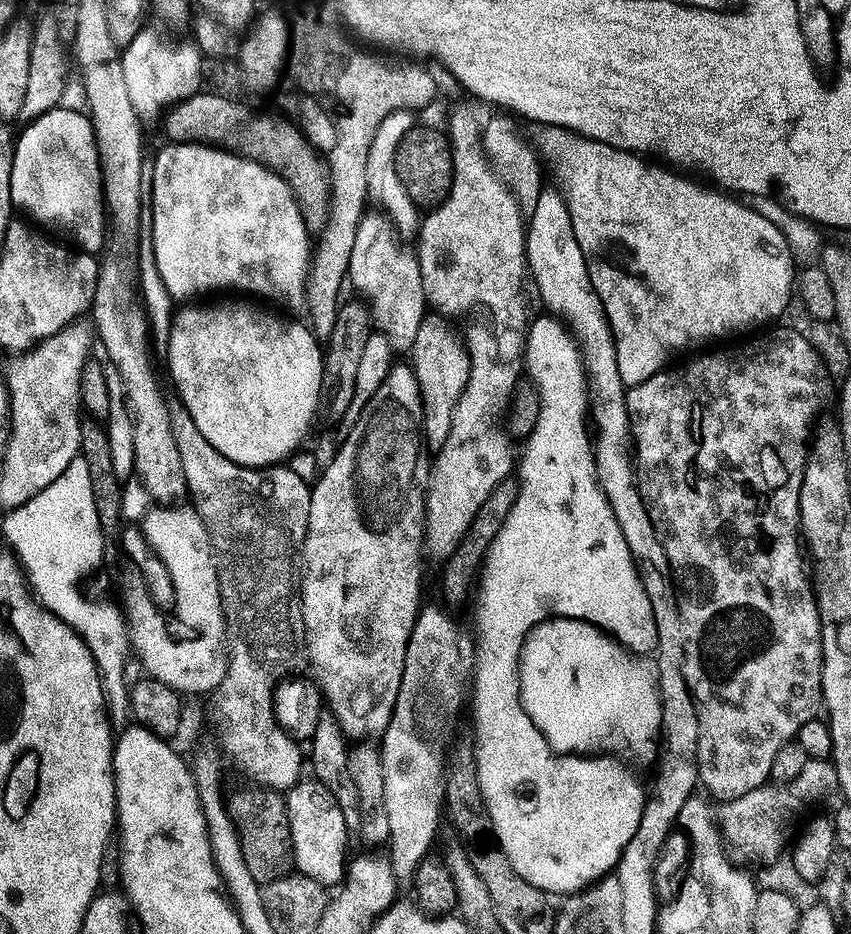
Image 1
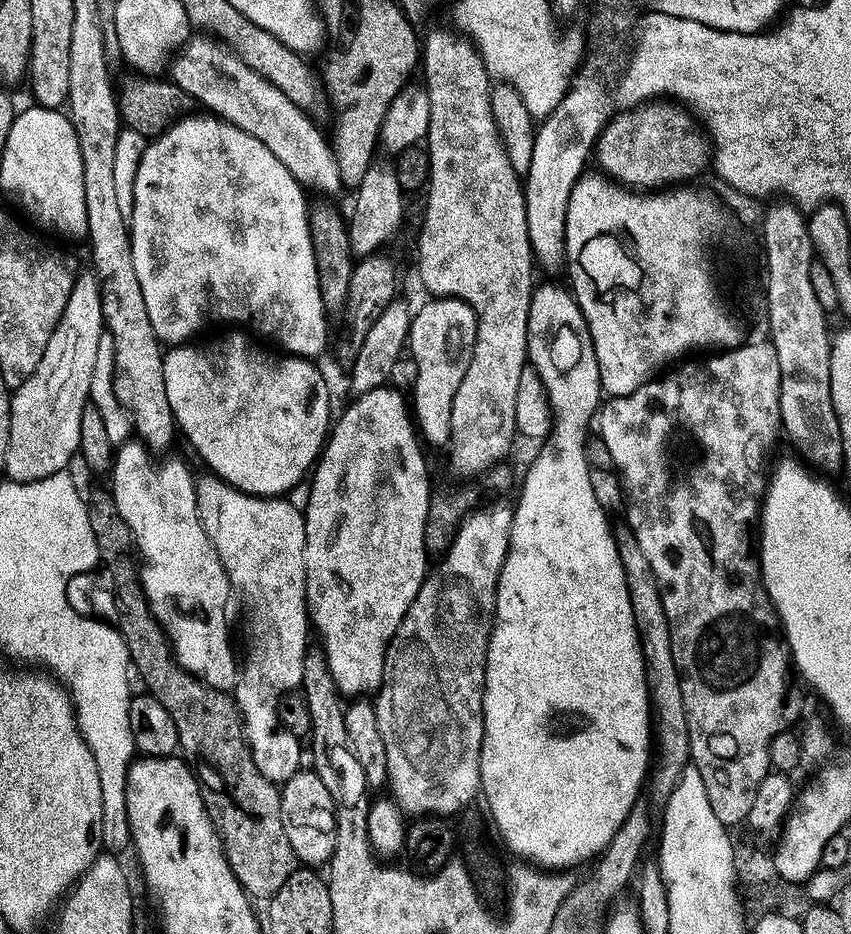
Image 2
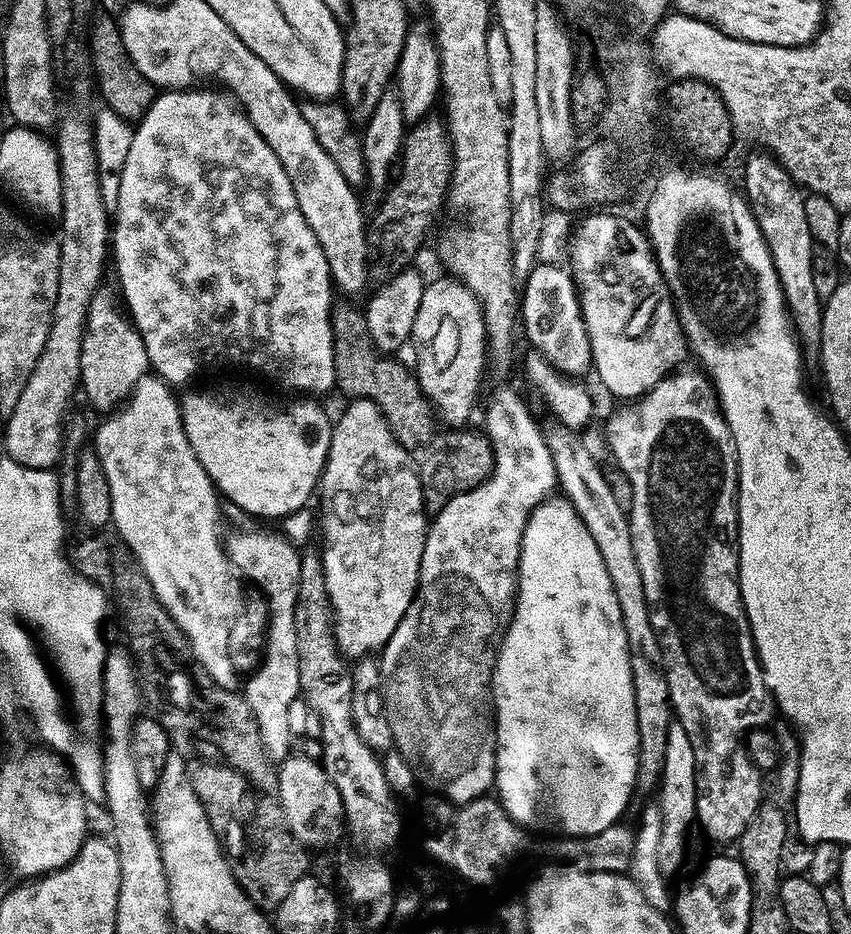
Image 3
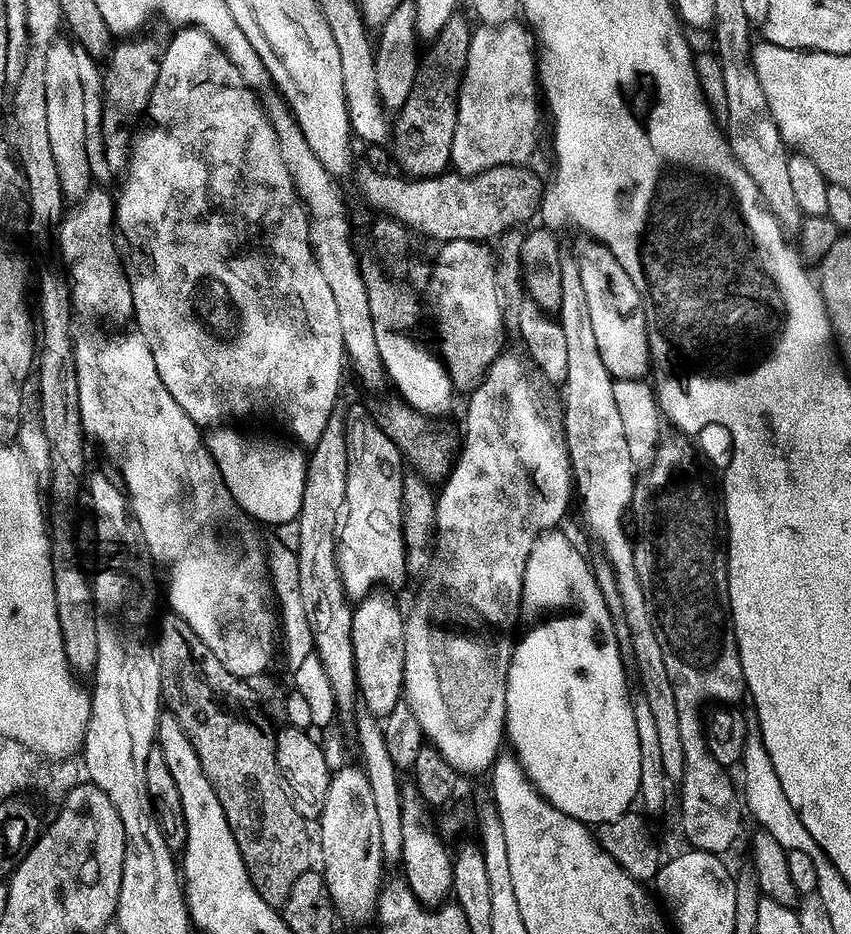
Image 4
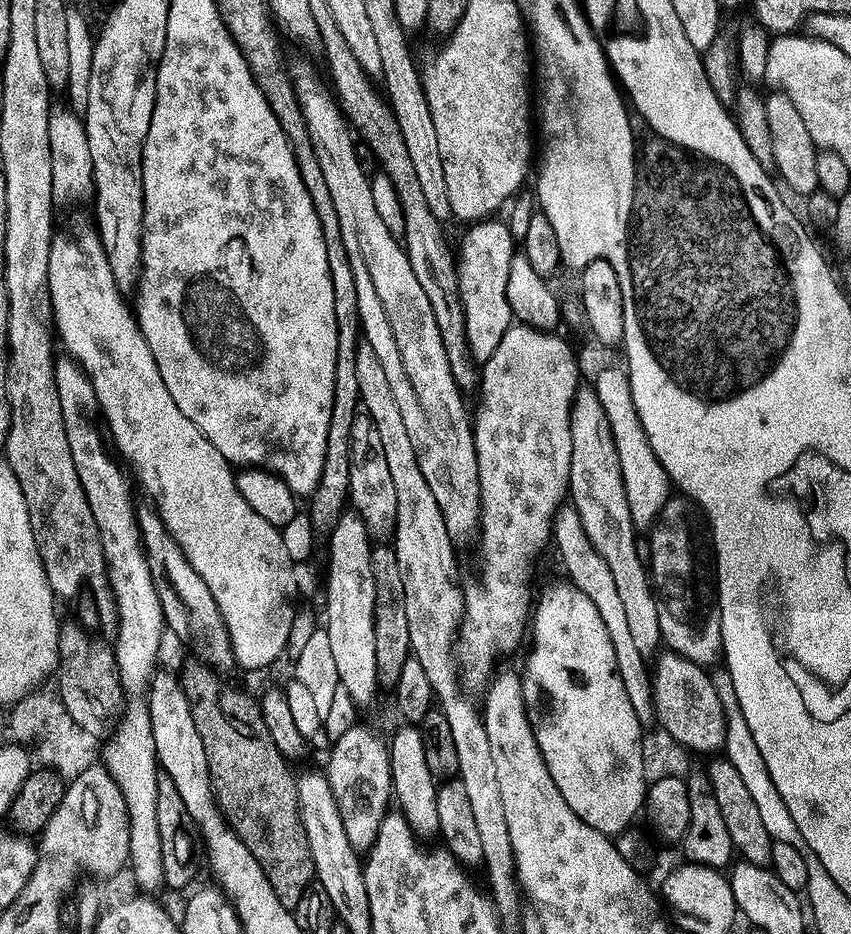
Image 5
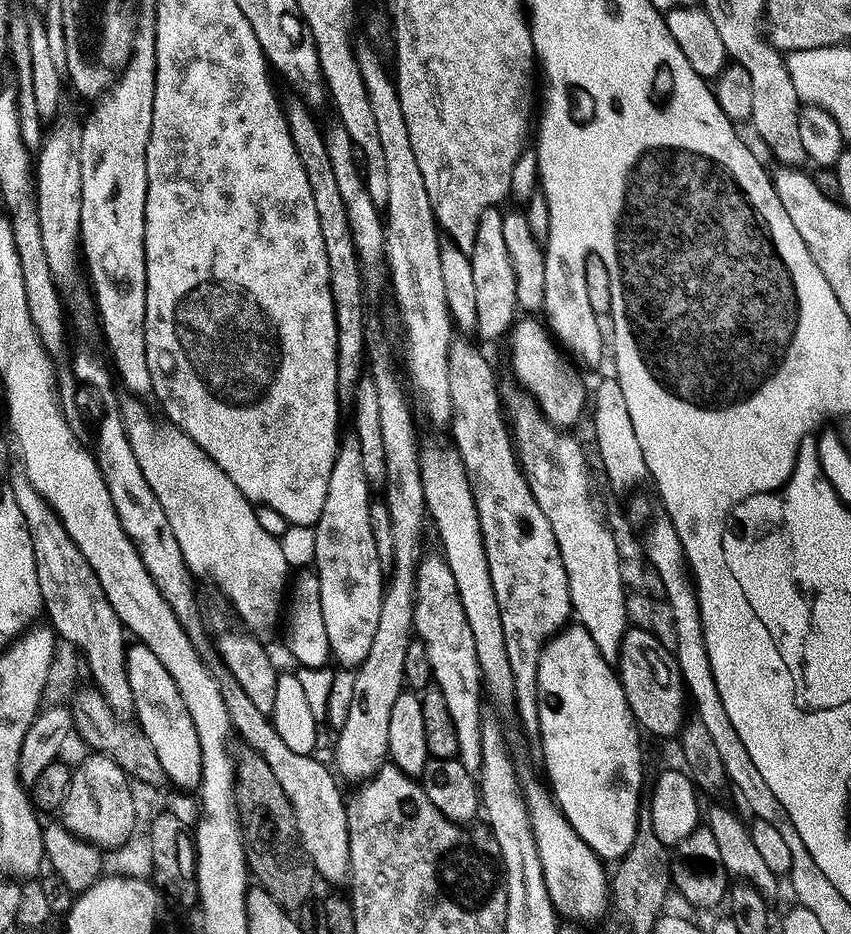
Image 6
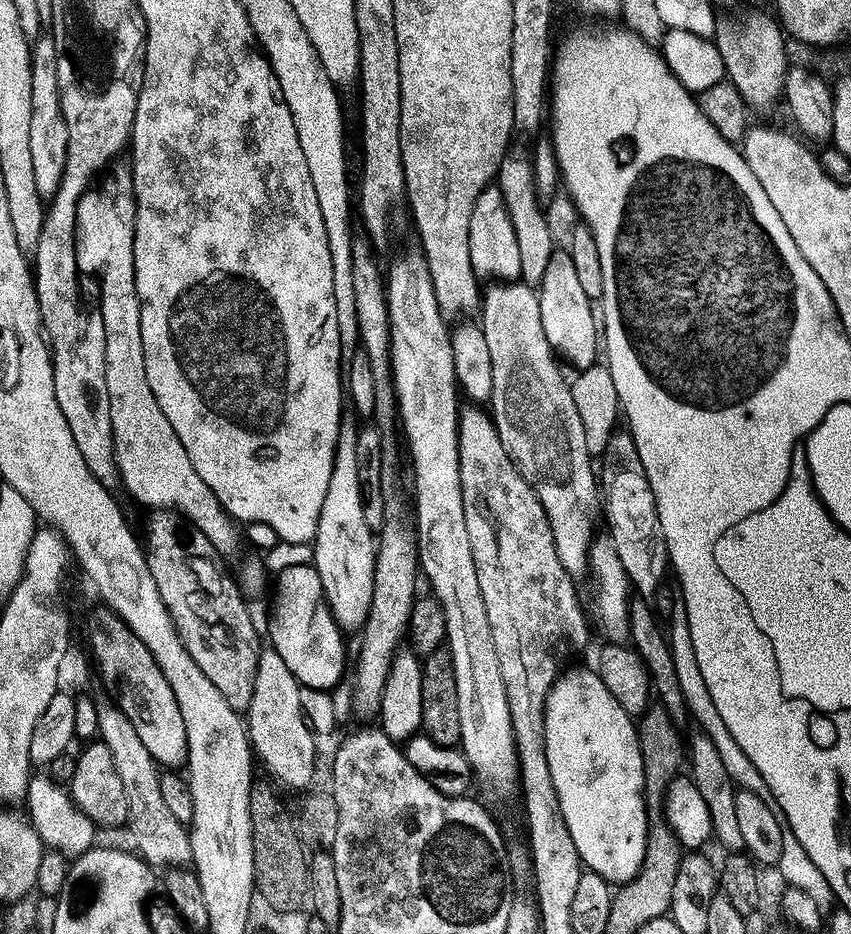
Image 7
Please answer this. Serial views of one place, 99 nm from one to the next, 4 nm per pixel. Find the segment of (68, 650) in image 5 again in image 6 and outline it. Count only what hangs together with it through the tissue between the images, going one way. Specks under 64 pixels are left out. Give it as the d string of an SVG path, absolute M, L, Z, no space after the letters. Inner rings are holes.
M77 687L70 700L75 735L80 735L92 747L89 749L93 753L110 757L129 777L136 779L137 776L144 784L167 789L168 775L166 770L162 770L162 762L158 762L158 754L154 754L154 746L150 746L150 738L146 738L135 723L125 722L117 716L95 687L87 687Z

